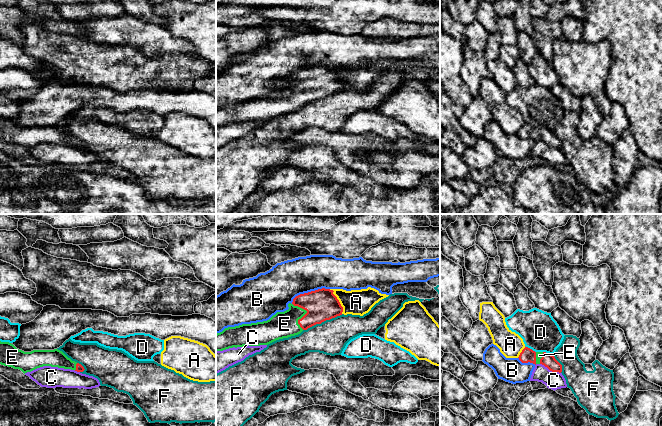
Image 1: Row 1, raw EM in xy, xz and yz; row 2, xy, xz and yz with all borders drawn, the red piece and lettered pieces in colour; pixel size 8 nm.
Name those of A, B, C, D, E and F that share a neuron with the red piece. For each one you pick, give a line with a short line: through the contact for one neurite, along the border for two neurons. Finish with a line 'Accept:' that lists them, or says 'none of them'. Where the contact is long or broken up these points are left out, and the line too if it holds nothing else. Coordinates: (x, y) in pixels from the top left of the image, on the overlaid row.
E: line xz (321, 305), (311, 308), (306, 313), (284, 324)
Accept: E

